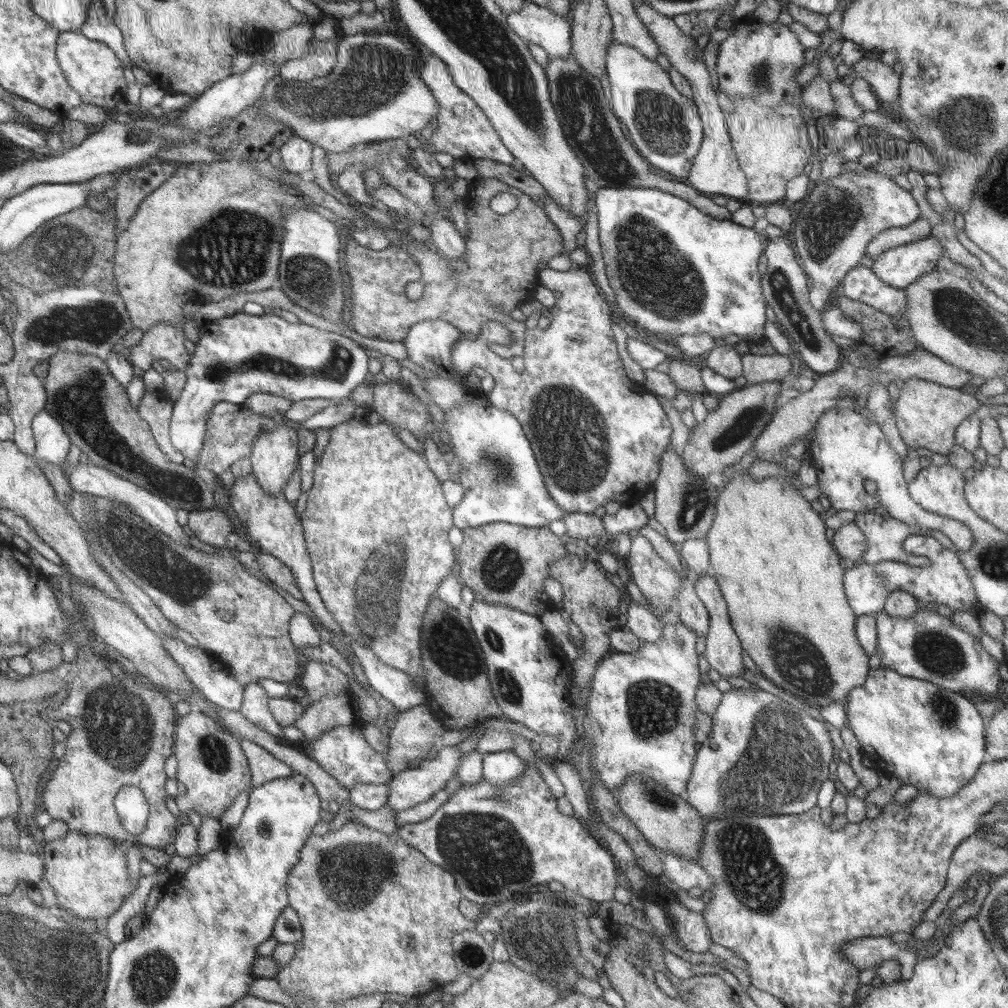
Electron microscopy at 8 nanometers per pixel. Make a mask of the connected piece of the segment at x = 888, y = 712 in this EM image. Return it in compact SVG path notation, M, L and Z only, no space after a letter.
M889 668L870 669L866 682L853 688L844 702L847 726L856 735L861 749L878 766L879 772L895 776L900 784L912 784L918 791L944 798L957 793L968 784L985 763L985 725L972 700L962 693L938 687L925 680L902 676Z

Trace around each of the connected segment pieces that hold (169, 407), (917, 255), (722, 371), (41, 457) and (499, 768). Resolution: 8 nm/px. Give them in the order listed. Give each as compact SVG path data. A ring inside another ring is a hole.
M147 392L139 402L139 415L147 421L154 441L170 461L183 464L185 456L171 442L170 416L174 414L173 405L164 394Z
M931 234L925 239L882 252L873 259L871 269L884 284L905 290L920 276L935 270L936 261L946 256L944 245Z
M724 340L712 348L706 362L708 362L708 368L730 380L734 380L743 374L742 356L732 345L732 341Z
M44 408L34 416L31 427L36 443L35 460L60 465L73 443L63 424Z
M514 751L483 755L483 778L488 784L508 786L524 773L524 760Z

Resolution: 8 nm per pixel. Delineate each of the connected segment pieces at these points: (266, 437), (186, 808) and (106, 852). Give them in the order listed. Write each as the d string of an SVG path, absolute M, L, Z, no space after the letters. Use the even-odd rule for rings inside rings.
M277 419L277 428L273 428L270 432L261 432L255 438L254 451L249 456L253 474L260 486L263 486L265 492L272 497L282 493L292 477L299 456L298 445L299 436L294 426L290 428L281 424L281 419Z
M192 711L176 720L175 757L178 760L175 778L187 788L185 794L175 798L184 814L194 810L199 815L220 820L234 801L244 798L244 792L252 789L250 762L238 740L218 721L202 712Z
M72 831L62 838L46 841L41 847L44 857L45 873L43 874L52 888L56 891L56 896L61 908L72 912L80 919L107 919L115 914L123 906L122 898L128 898L138 884L129 879L127 856L118 848L118 842L102 835L89 835Z

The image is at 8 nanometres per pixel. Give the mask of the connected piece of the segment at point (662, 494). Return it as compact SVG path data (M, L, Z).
M670 448L660 456L660 476L653 485L655 493L655 516L666 531L664 536L677 546L686 540L702 540L712 527L716 513L718 488L707 480L698 480L694 473L685 467L681 457L681 448Z

